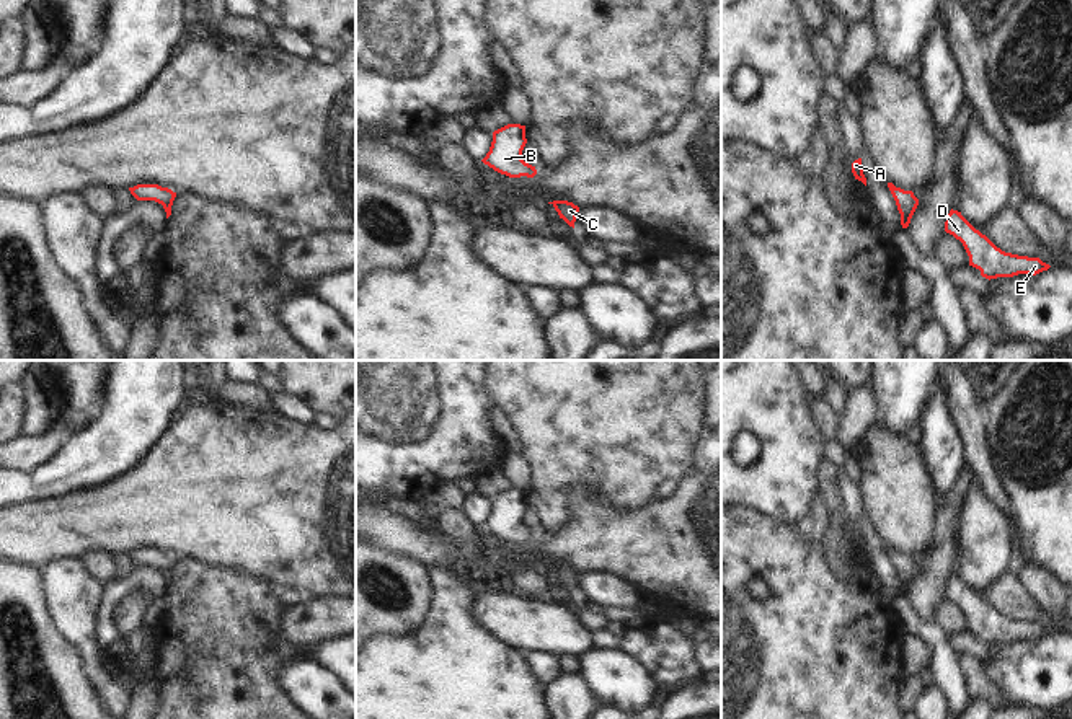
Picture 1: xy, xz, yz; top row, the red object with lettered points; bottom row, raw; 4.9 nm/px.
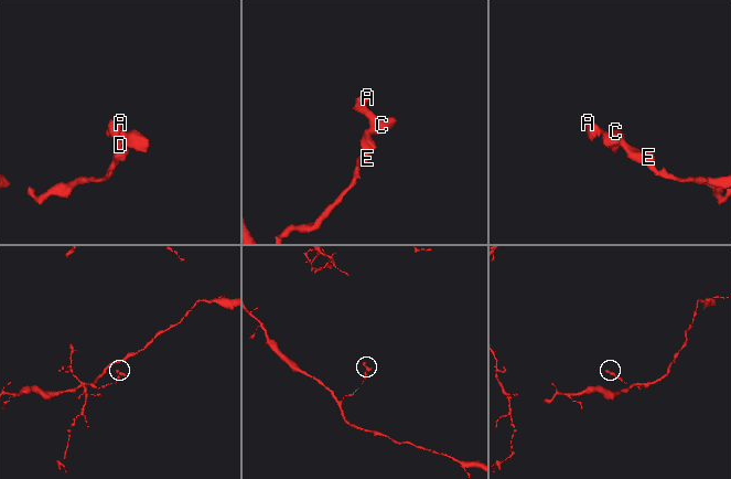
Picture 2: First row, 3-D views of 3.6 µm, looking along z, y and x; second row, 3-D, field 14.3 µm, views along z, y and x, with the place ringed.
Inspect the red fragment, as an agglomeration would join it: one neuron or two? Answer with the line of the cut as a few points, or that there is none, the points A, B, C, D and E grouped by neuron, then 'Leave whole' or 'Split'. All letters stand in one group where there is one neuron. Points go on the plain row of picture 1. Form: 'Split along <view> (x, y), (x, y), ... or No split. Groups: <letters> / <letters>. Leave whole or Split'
No split. Groups: A B C D E. Leave whole

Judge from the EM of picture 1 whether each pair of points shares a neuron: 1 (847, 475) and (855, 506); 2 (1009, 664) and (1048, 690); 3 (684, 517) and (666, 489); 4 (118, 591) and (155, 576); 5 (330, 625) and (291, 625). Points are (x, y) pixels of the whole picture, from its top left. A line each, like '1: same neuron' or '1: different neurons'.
1: same neuron
2: same neuron
3: different neurons
4: same neuron
5: same neuron

